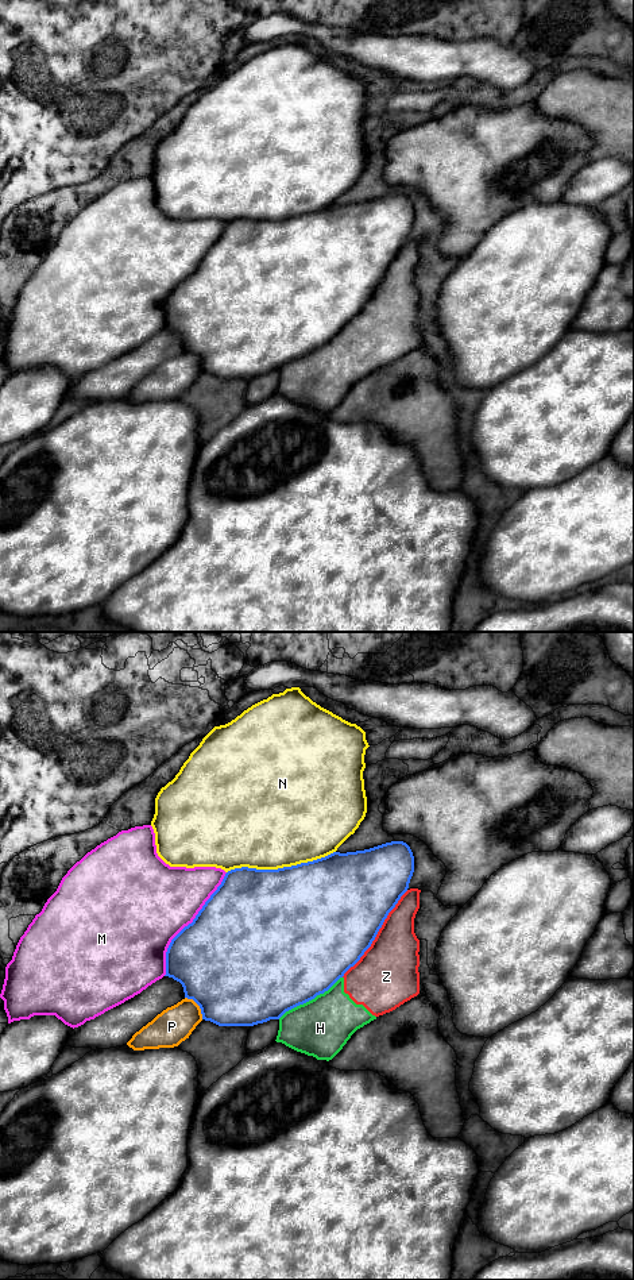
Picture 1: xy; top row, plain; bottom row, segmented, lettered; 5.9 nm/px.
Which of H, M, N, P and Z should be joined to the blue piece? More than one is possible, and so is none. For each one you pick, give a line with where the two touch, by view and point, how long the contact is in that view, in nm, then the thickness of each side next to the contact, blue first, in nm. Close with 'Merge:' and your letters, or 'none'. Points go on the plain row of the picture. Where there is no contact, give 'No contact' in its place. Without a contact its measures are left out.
Merge: none

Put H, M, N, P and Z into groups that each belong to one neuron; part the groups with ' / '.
H Z / M / N / P

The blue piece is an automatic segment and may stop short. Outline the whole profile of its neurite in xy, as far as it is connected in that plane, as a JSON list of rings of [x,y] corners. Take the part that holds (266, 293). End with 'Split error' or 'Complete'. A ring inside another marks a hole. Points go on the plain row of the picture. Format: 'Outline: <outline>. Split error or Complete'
Outline: [[[391,193],[356,204],[333,204],[325,209],[278,221],[235,220],[225,225],[221,236],[205,254],[192,275],[185,278],[170,294],[166,304],[166,327],[179,334],[185,350],[193,351],[201,361],[202,371],[219,378],[254,378],[270,371],[279,371],[286,363],[304,356],[328,343],[353,319],[371,298],[388,265],[407,243],[414,224],[414,208],[403,193]]]. Complete

